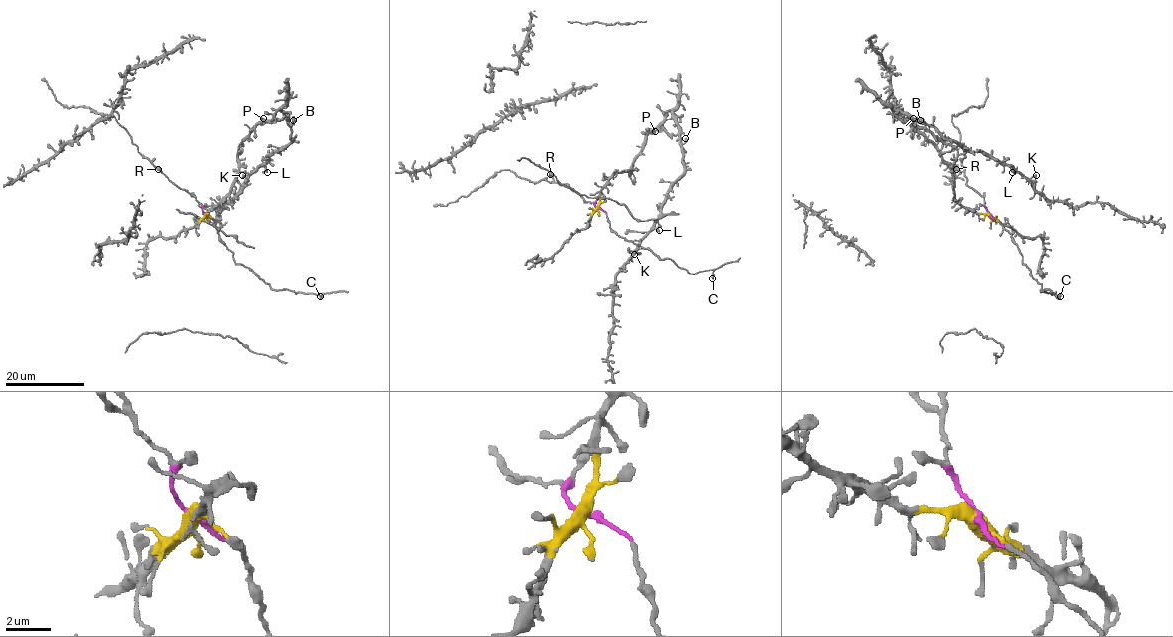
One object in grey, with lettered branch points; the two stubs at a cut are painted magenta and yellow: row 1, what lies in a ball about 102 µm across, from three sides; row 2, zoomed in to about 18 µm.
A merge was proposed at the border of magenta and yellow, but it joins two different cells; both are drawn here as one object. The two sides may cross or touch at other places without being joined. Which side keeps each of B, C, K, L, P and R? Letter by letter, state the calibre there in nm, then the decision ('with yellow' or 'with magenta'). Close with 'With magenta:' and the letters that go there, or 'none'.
B: calibre 480 nm; with yellow
C: calibre 550 nm; with magenta
K: calibre 380 nm; with yellow
L: calibre 320 nm; with yellow
P: calibre 380 nm; with yellow
R: calibre 500 nm; with magenta
With magenta: C, R

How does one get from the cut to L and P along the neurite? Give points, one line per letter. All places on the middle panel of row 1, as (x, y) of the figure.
L: (597, 208), (601, 187), (615, 173), (630, 175), (645, 137), (670, 111), (684, 172), (654, 224), (659, 231)
P: (597, 208), (601, 187), (615, 173), (630, 170), (630, 175), (645, 137), (655, 132)

